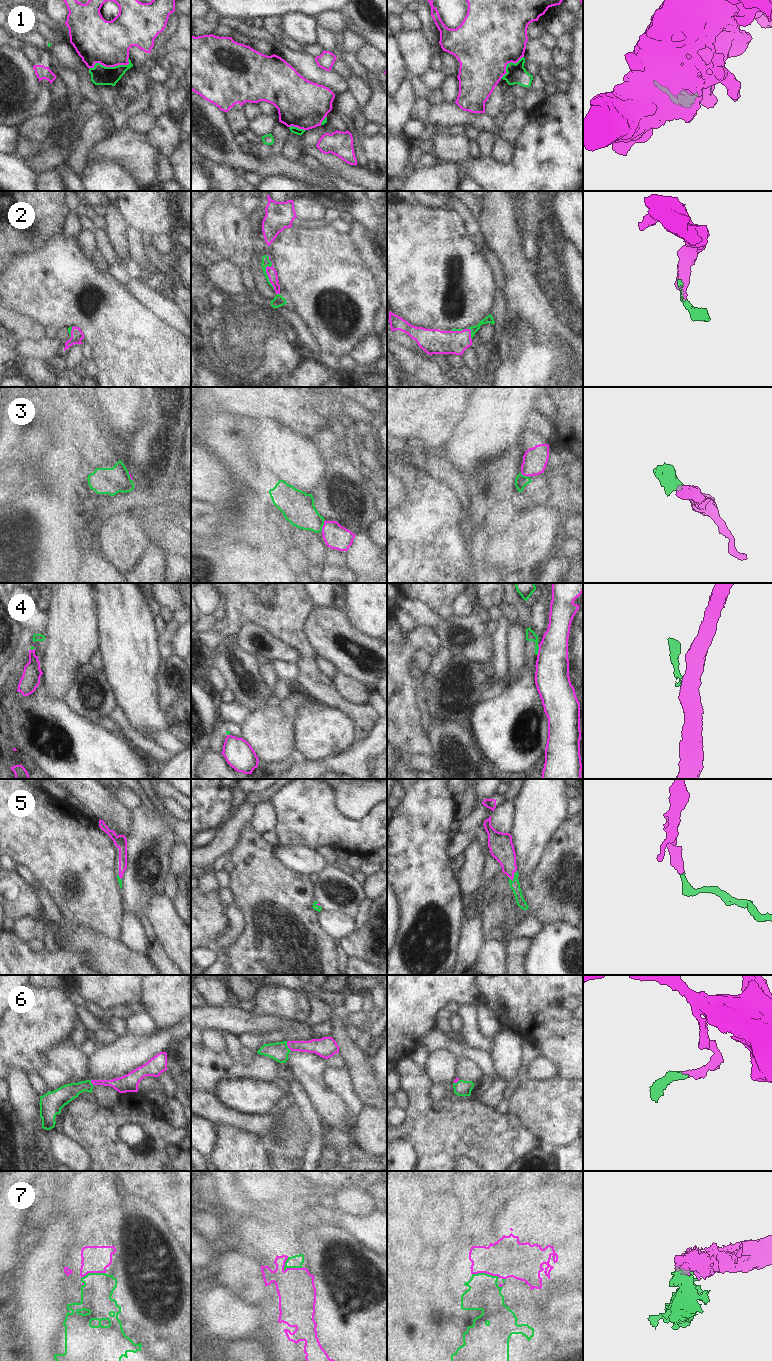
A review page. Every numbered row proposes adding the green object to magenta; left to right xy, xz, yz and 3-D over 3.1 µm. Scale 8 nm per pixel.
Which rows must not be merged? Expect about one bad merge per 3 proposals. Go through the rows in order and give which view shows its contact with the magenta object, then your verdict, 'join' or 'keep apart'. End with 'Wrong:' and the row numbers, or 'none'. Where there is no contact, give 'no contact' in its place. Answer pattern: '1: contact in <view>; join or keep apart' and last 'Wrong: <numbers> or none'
1: contact in xy; keep apart
2: contact in xz; join
3: contact in xz; keep apart
4: contact in yz; keep apart
5: contact in yz; join
6: contact in xz; join
7: contact in xz; keep apart
Wrong: 1, 3, 4, 7

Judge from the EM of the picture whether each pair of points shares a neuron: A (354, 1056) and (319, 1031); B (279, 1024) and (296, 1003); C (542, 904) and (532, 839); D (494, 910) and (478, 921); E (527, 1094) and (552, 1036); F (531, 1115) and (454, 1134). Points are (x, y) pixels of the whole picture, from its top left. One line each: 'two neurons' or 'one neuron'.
A: two neurons
B: two neurons
C: two neurons
D: two neurons
E: two neurons
F: two neurons

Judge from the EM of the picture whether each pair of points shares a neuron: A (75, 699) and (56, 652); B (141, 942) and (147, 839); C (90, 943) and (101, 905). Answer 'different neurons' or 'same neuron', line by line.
A: different neurons
B: same neuron
C: different neurons

